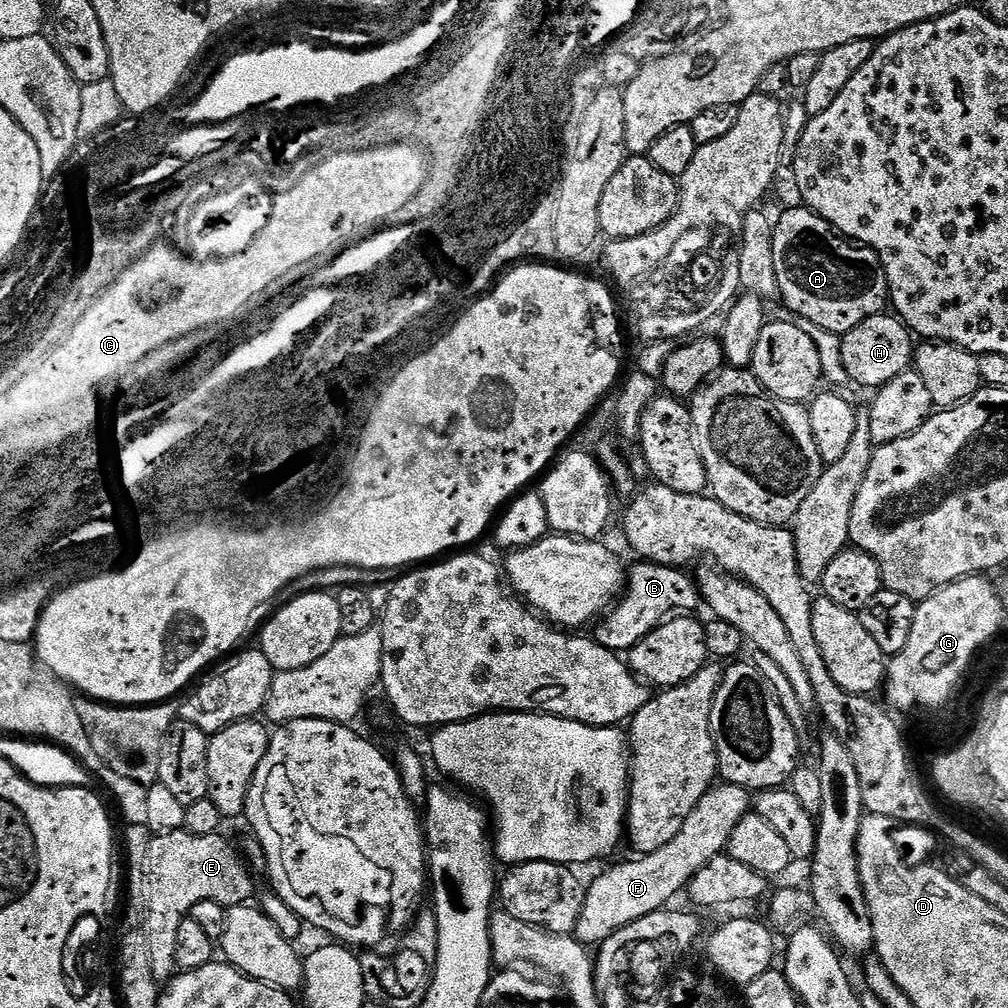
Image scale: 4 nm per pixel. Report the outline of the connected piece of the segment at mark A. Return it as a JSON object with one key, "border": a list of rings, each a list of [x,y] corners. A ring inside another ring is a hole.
{"border":[[[803,206],[782,213],[775,221],[774,274],[785,306],[801,316],[796,318],[809,320],[804,322],[824,332],[854,330],[866,318],[881,315],[890,304],[886,270],[875,250],[840,235],[817,212]]]}

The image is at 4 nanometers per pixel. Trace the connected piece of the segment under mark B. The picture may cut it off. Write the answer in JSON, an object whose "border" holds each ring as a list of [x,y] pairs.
{"border":[[[636,562],[636,565],[633,568],[630,568],[630,571],[626,576],[626,587],[623,589],[622,595],[615,601],[614,607],[603,617],[602,623],[604,625],[600,628],[600,636],[598,635],[598,643],[603,648],[611,648],[615,650],[617,653],[624,654],[627,653],[633,646],[635,646],[638,642],[642,642],[642,638],[646,638],[646,634],[650,634],[653,630],[657,628],[659,624],[663,624],[665,620],[675,617],[677,614],[692,614],[697,610],[696,607],[701,607],[702,597],[700,594],[700,589],[698,587],[697,581],[695,579],[692,580],[687,576],[687,571],[681,570],[679,567],[673,566],[671,564],[654,564],[651,562]]]}

